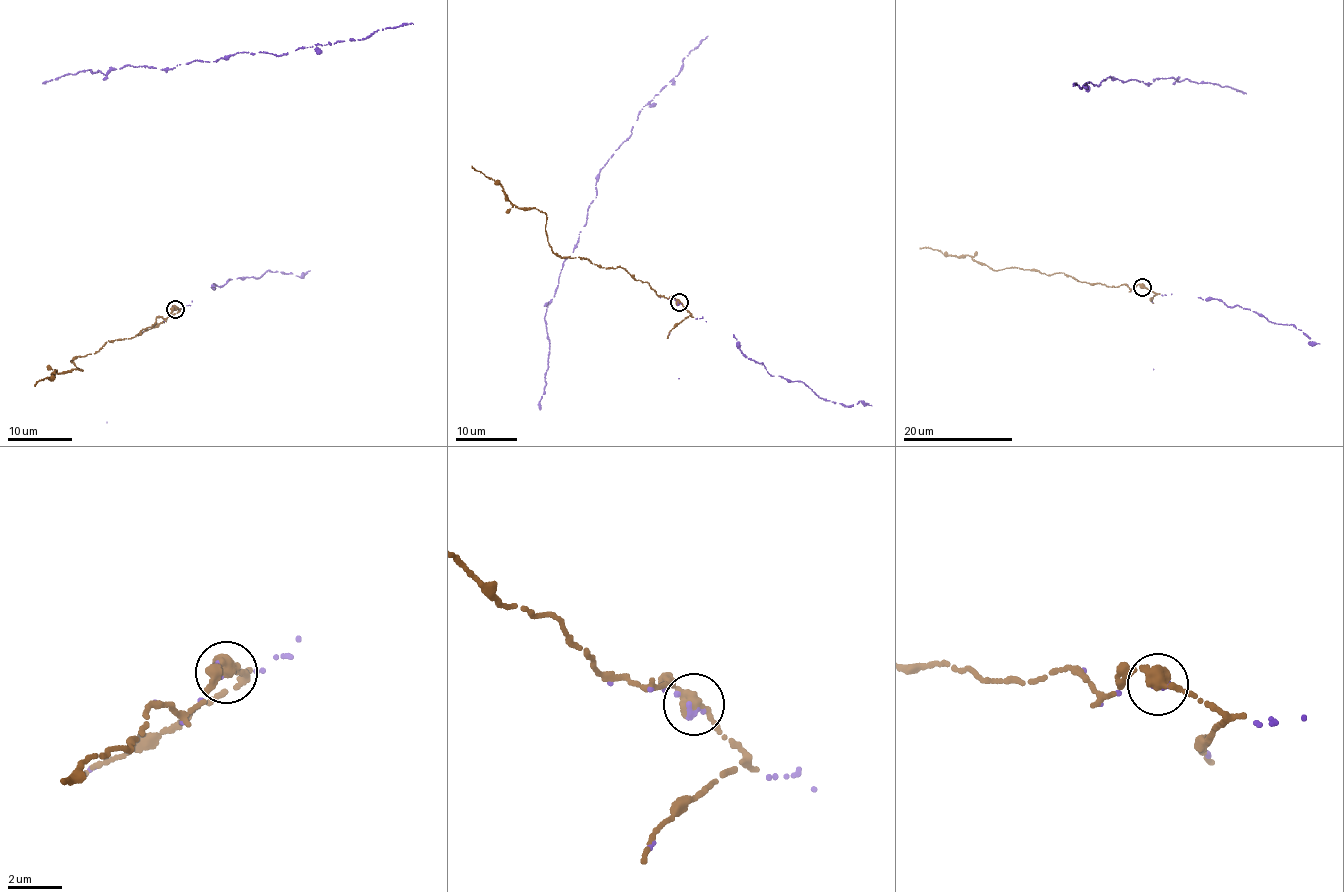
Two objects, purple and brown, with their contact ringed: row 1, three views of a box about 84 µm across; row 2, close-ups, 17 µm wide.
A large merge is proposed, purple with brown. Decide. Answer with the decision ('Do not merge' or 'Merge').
Merge

